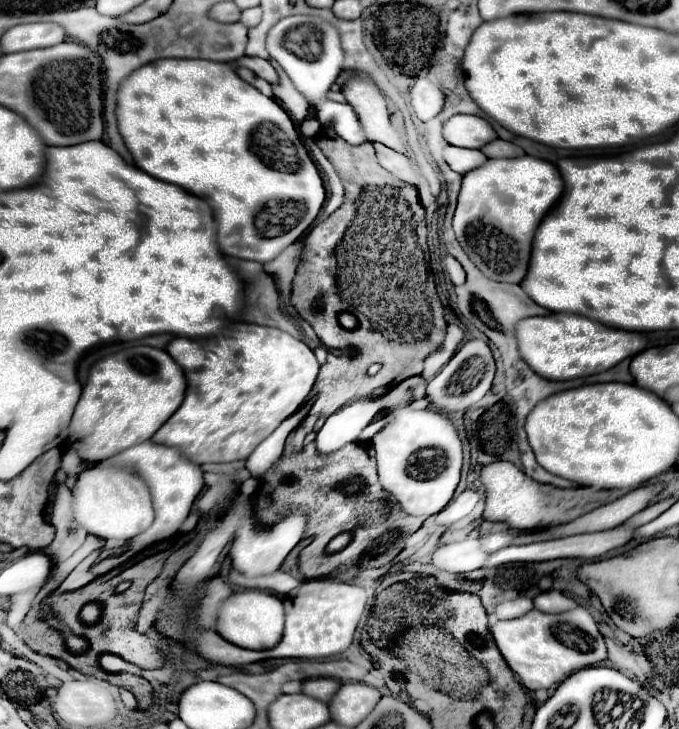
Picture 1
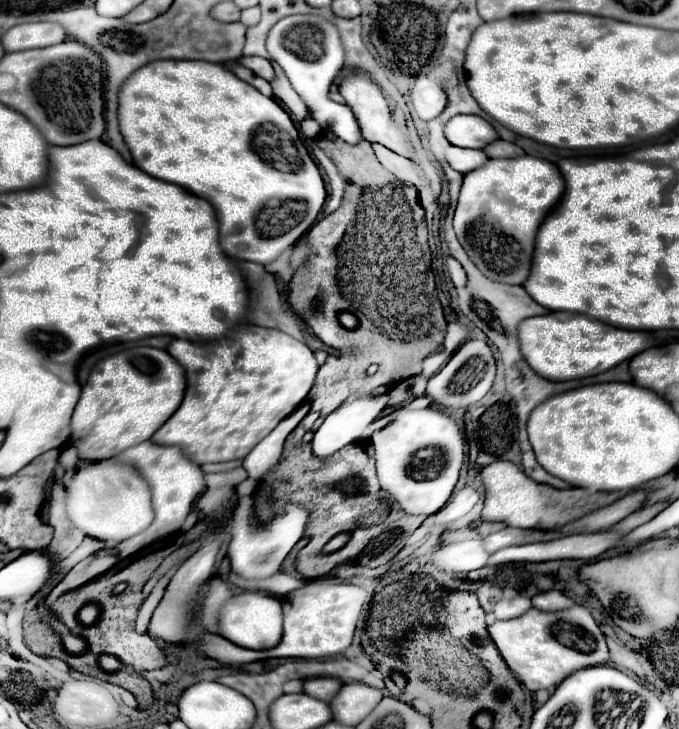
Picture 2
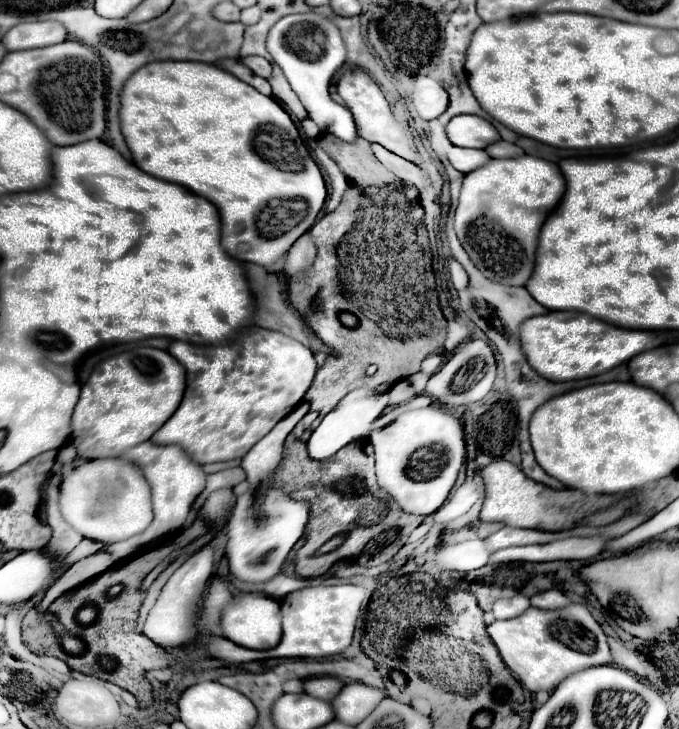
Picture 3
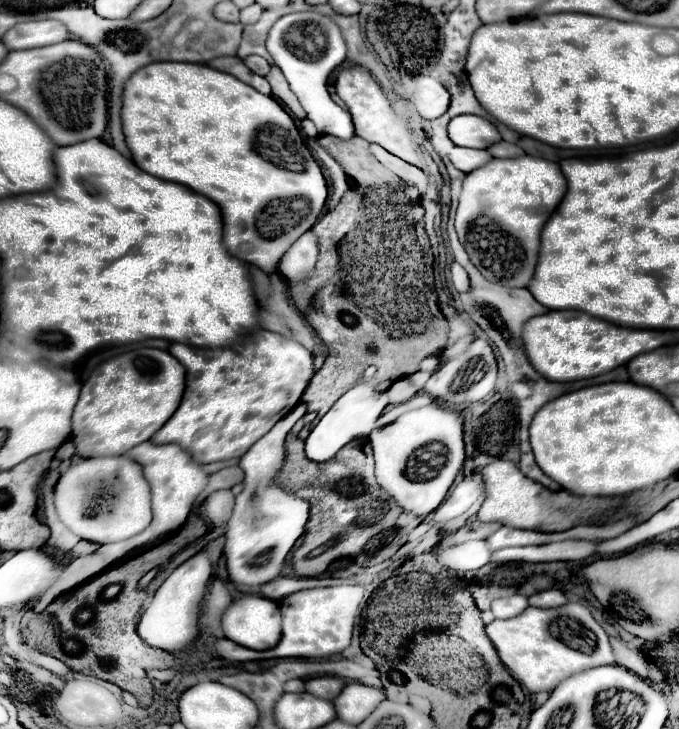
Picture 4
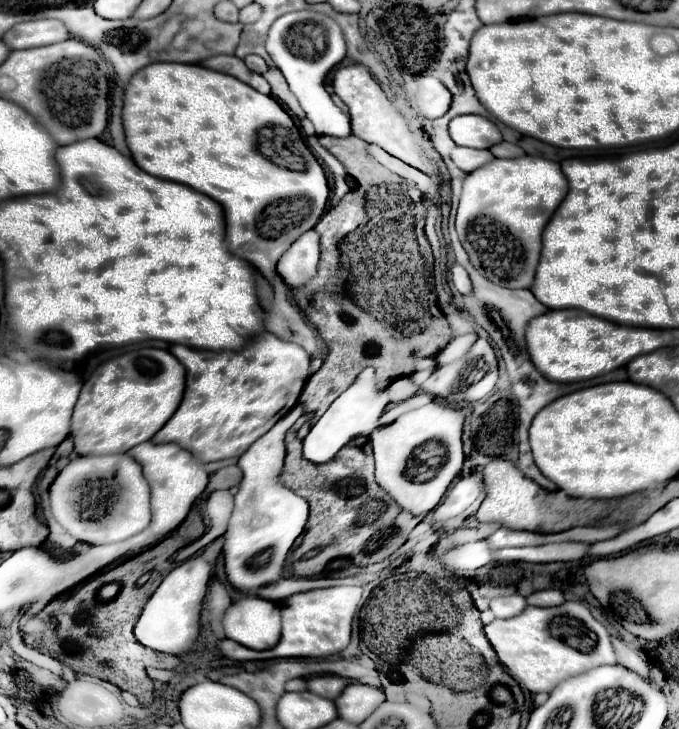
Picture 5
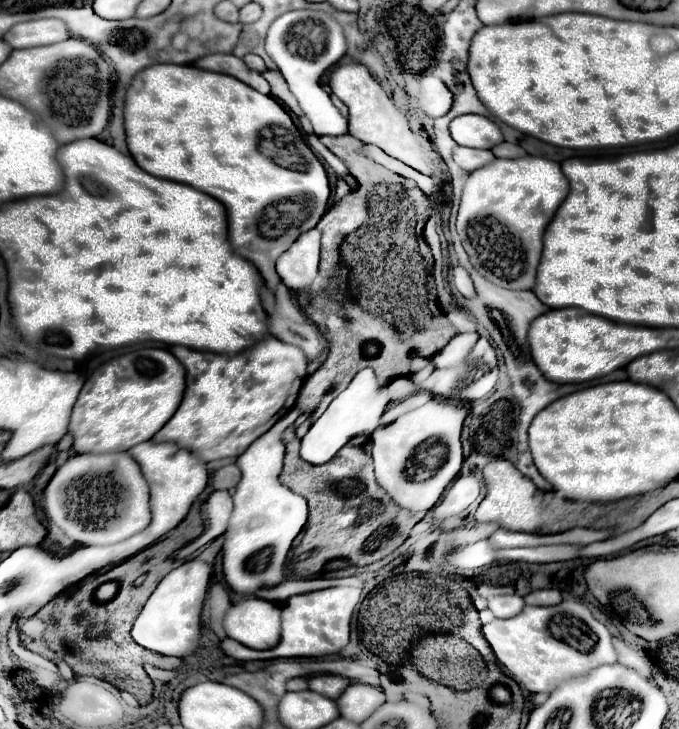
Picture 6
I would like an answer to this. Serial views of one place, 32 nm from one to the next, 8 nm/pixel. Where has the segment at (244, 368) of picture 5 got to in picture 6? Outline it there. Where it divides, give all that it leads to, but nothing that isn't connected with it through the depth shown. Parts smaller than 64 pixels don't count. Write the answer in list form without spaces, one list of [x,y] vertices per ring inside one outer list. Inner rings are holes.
[[[266,336],[252,348],[236,354],[196,352],[172,346],[170,352],[186,368],[186,392],[176,414],[156,432],[154,442],[174,442],[194,452],[200,460],[238,458],[258,436],[268,432],[294,402],[304,380],[306,358],[300,348]]]

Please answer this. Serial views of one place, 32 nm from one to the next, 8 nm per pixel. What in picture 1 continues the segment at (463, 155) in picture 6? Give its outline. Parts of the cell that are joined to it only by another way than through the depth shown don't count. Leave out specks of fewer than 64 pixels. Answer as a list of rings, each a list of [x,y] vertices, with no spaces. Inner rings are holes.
[[[446,146],[444,150],[444,160],[448,166],[458,172],[466,174],[472,168],[480,168],[488,158],[482,154],[482,150],[470,150],[470,148],[458,148],[458,146]]]

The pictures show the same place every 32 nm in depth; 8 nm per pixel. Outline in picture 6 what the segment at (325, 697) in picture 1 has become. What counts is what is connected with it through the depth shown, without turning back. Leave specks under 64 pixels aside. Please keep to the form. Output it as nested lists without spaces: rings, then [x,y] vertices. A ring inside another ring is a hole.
[[[320,674],[320,676],[312,676],[308,678],[310,690],[326,696],[326,698],[340,698],[340,692],[344,692],[344,688],[348,688],[350,680],[344,676],[336,676],[336,674]]]

